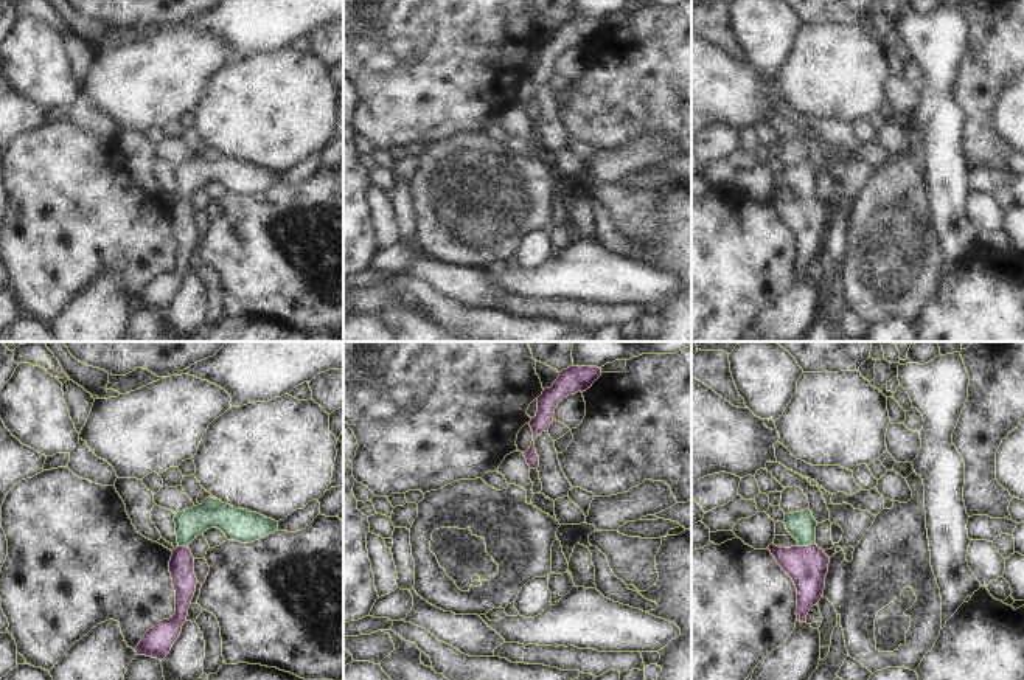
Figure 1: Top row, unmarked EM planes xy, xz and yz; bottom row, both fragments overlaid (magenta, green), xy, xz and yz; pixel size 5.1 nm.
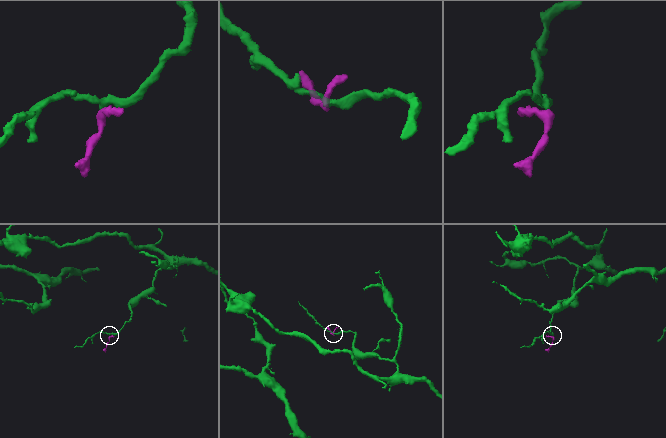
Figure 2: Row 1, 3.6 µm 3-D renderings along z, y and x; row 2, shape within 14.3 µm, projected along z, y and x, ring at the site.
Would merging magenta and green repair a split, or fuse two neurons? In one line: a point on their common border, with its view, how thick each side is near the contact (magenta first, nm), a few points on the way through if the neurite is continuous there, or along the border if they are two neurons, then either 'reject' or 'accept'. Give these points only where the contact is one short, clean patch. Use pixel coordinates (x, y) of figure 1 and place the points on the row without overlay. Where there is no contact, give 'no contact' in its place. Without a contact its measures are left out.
yz (808, 197) | 200/140 nm | across yz (807, 218), (808, 197), (801, 177) | accept

